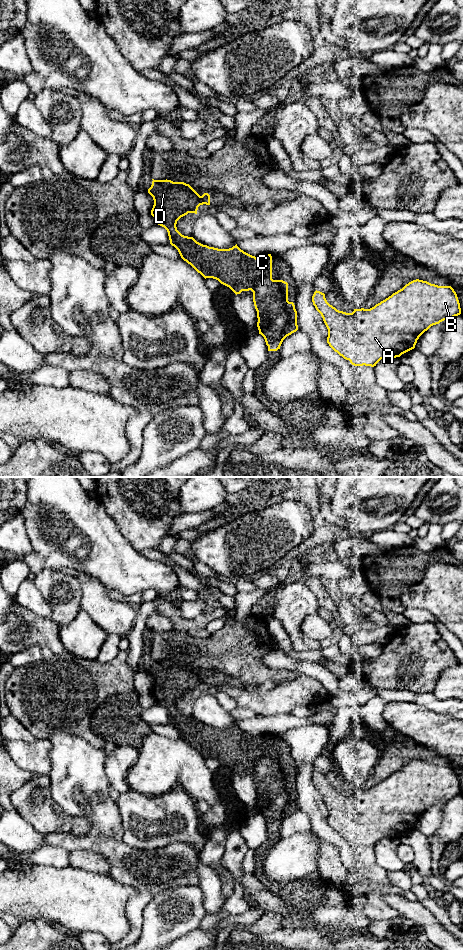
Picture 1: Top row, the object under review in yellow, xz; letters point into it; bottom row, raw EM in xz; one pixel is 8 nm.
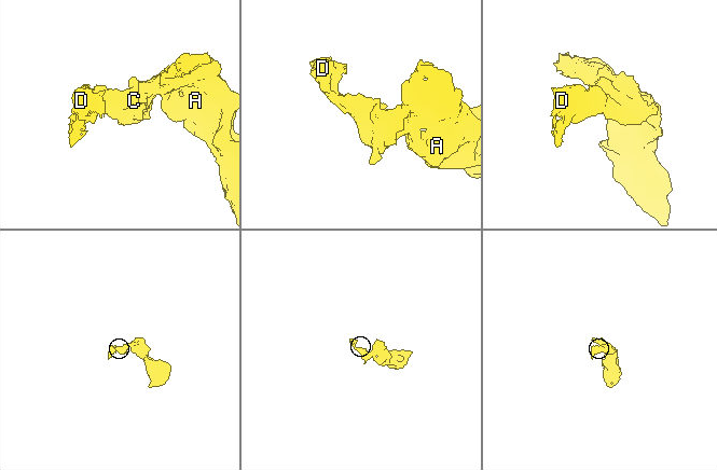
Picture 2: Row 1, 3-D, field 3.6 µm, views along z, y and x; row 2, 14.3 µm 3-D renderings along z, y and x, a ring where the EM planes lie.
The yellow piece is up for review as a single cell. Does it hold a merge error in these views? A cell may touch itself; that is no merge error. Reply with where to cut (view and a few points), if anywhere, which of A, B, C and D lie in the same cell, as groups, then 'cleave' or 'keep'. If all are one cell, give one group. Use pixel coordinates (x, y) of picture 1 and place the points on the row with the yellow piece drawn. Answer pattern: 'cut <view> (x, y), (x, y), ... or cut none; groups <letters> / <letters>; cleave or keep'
cut none; groups A B C D; keep

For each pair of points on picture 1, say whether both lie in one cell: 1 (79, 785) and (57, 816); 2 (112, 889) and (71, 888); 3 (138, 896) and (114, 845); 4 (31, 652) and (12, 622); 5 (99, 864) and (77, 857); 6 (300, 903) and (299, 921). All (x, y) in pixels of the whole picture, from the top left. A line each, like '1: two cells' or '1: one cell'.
1: two cells
2: one cell
3: one cell
4: two cells
5: one cell
6: one cell

